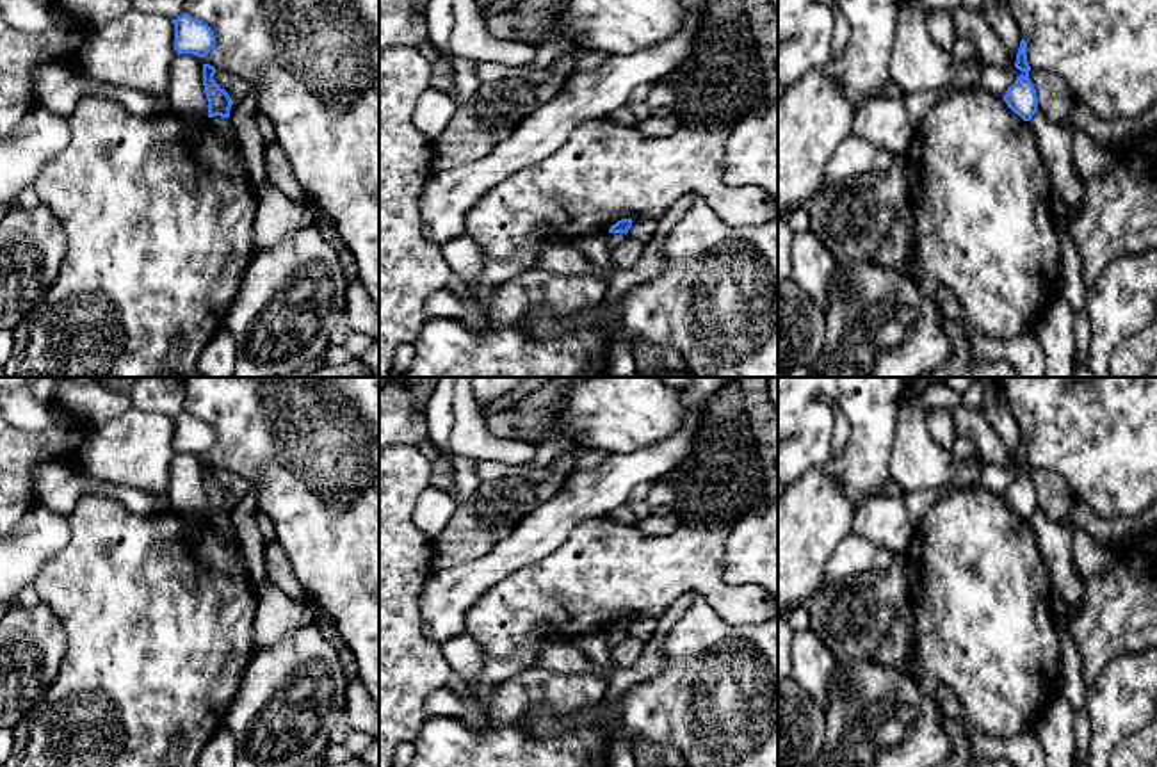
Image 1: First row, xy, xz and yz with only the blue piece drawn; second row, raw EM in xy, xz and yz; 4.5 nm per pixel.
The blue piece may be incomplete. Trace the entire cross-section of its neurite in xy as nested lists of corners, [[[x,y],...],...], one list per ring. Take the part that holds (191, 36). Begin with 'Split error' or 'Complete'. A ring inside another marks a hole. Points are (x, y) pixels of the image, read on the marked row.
Complete. [[[183,12],[176,20],[173,20],[173,25],[174,25],[174,50],[178,52],[178,55],[192,53],[198,57],[205,57],[214,48],[215,36],[206,23]]]

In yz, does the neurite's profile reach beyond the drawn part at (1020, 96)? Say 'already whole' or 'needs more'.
already whole

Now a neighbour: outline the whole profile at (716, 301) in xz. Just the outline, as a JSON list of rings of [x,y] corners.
[[[698,194],[664,240],[668,265],[616,304],[595,304],[554,317],[534,310],[522,320],[532,338],[557,338],[578,326],[603,331],[609,342],[644,340],[678,351],[694,377],[778,377],[778,217],[760,226],[732,226]]]

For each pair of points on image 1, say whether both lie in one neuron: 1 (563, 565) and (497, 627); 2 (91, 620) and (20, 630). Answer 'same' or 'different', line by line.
1: same
2: different

